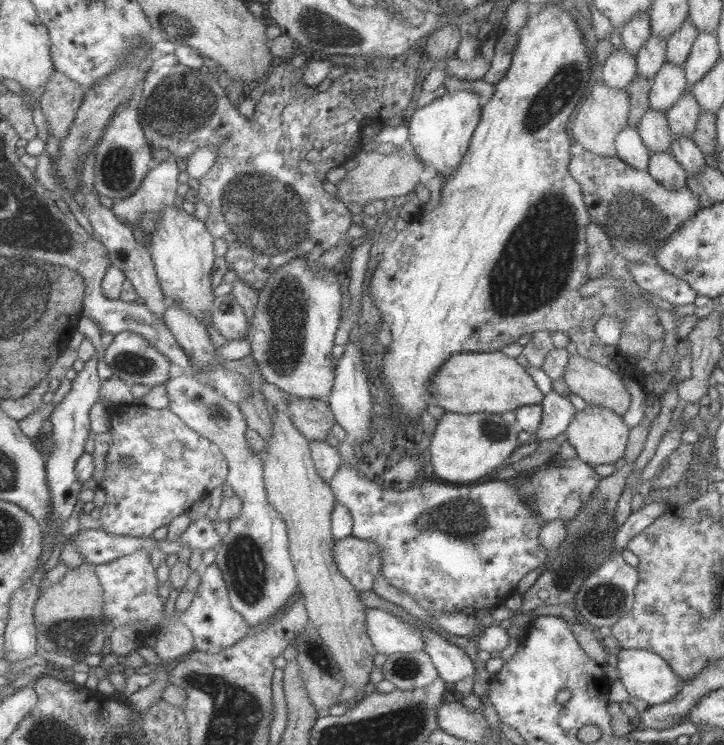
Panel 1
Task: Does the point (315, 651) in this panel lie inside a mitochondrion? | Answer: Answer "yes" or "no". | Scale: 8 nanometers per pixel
yes

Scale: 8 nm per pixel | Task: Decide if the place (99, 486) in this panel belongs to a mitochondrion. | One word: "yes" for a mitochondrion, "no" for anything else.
no

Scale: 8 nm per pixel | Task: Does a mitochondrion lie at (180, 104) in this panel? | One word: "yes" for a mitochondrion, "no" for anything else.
yes

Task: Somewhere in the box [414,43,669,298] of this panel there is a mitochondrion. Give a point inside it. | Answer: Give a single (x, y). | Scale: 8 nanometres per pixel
(553, 99)

